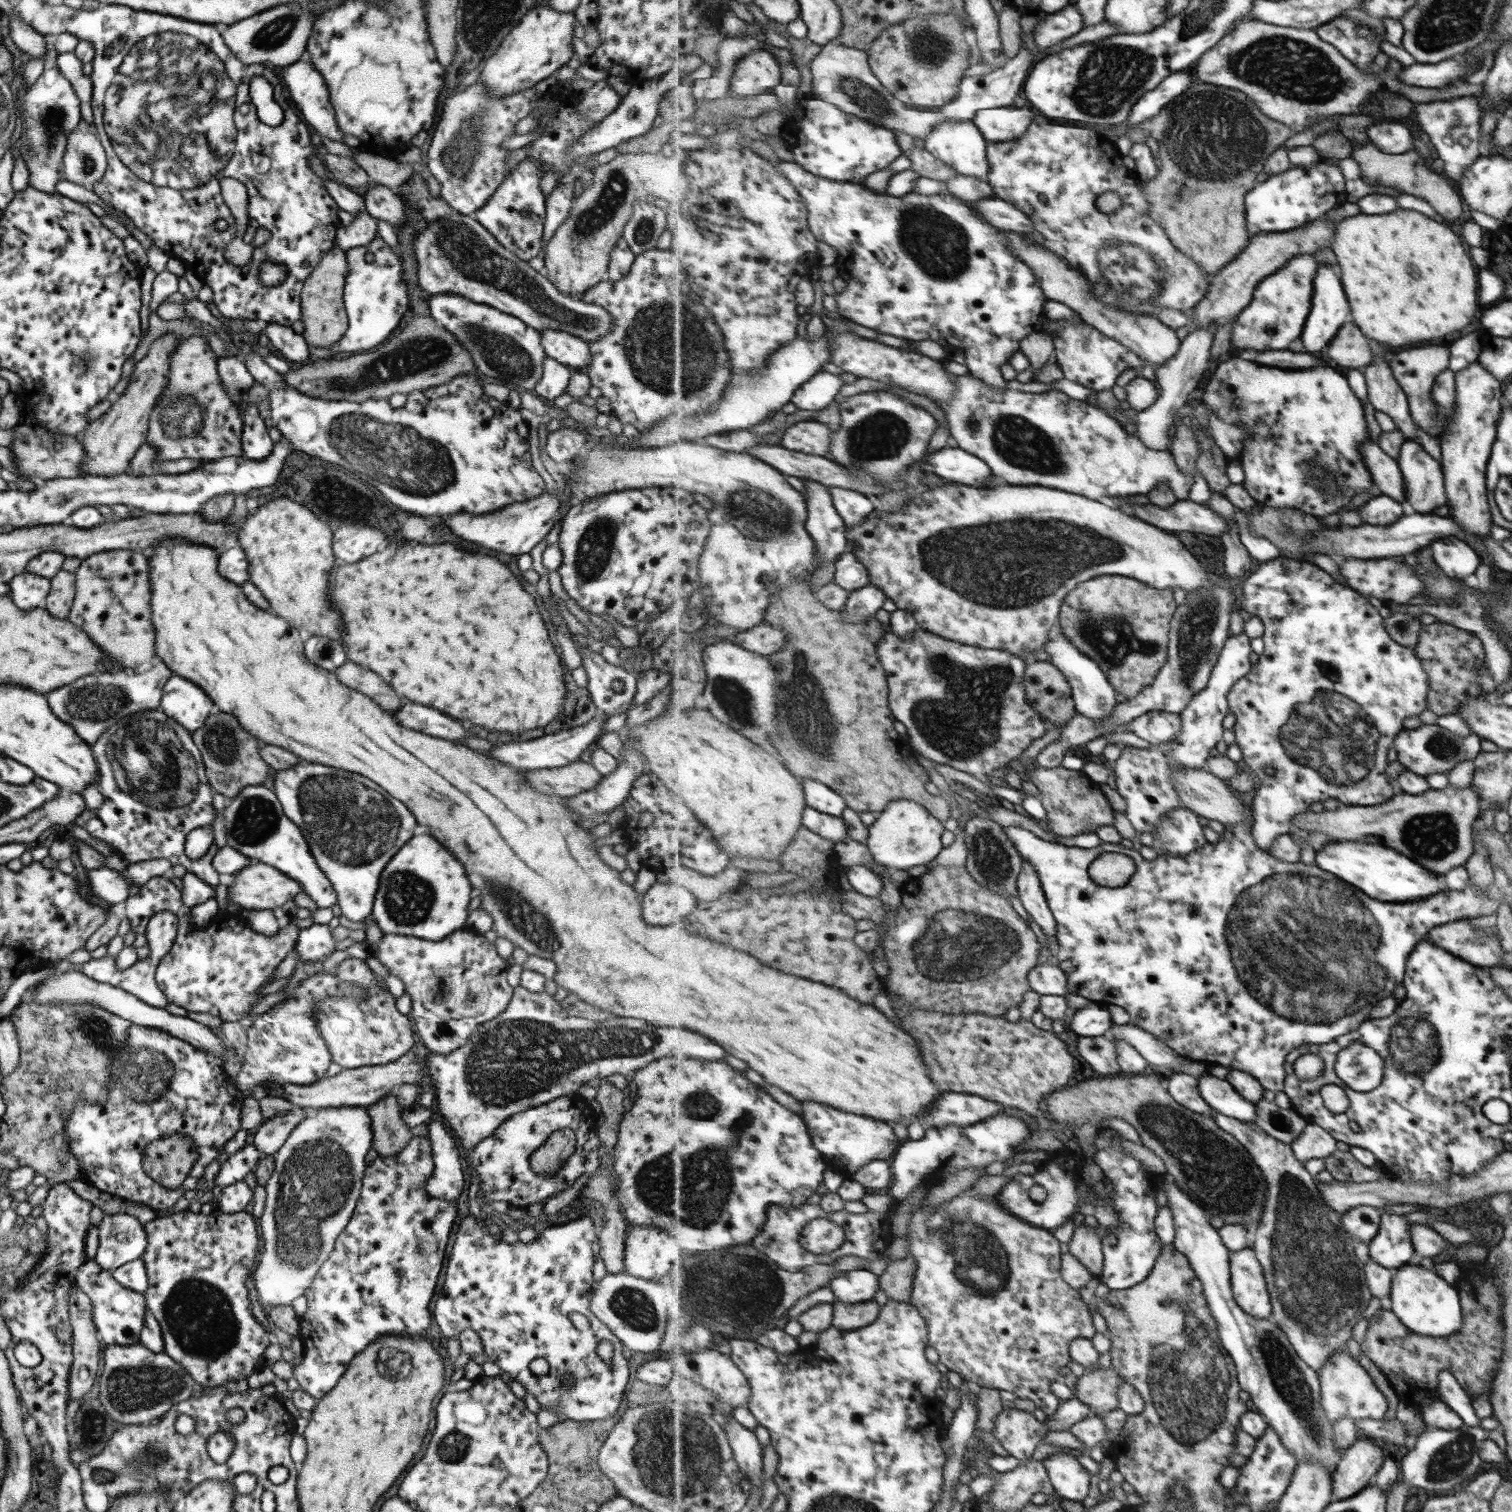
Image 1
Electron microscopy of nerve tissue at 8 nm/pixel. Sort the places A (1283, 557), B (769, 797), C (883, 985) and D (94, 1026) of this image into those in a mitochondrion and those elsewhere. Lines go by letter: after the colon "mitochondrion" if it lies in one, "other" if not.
A: other
B: other
C: other
D: mitochondrion

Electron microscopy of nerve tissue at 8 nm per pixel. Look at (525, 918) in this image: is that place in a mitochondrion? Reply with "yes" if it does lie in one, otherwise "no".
yes

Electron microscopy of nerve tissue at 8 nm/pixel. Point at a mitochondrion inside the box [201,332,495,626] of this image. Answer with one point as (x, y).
(397, 454)

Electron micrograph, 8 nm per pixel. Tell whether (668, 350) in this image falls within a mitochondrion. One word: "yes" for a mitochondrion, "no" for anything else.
yes

